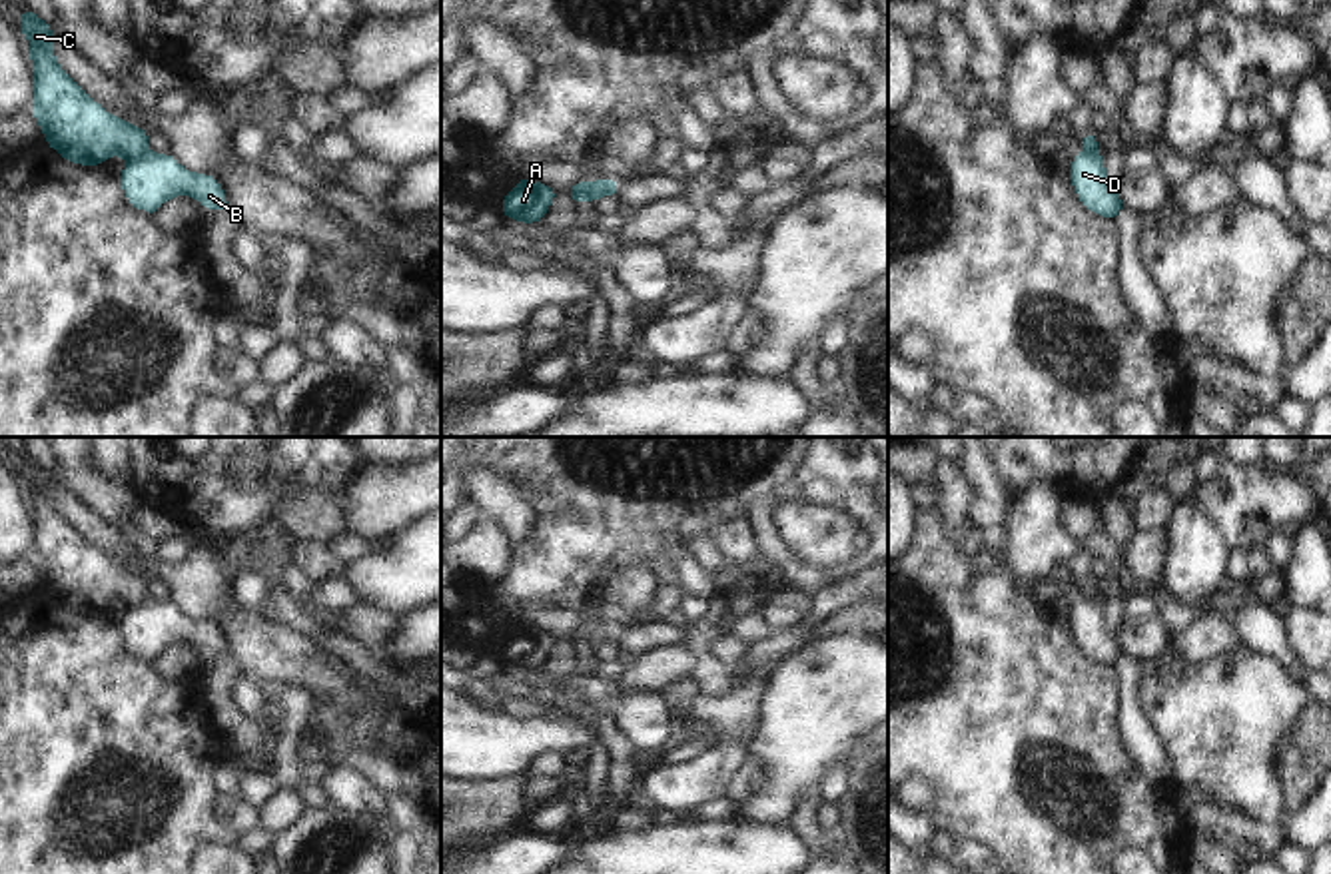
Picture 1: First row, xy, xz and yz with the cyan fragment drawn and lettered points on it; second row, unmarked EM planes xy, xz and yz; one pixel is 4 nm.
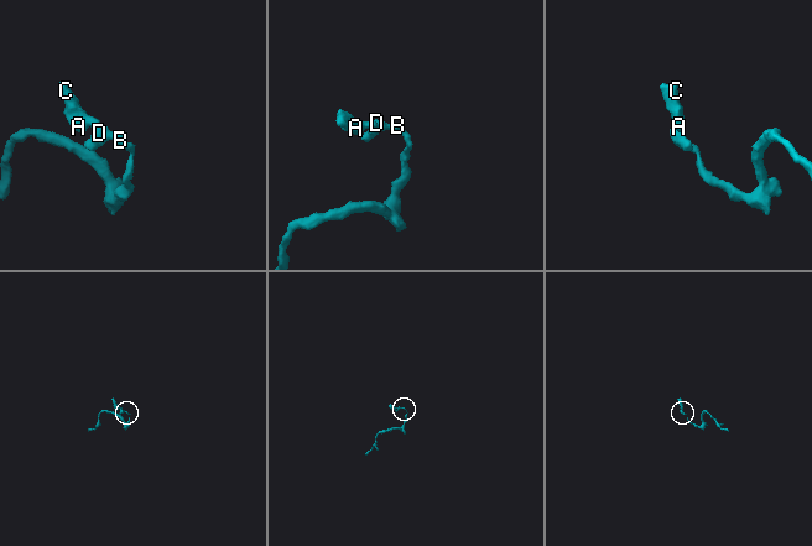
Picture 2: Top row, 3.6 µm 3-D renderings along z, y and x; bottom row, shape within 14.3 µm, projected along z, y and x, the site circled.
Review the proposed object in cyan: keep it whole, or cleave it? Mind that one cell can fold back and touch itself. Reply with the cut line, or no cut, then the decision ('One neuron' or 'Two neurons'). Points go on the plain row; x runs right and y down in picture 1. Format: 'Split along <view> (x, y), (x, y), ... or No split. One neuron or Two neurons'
Split along xy (146, 597), (128, 609). Two neurons.

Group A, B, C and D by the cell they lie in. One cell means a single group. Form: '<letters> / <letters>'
A C / B D

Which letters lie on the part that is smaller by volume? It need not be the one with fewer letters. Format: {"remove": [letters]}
{"remove": ["A", "C"]}

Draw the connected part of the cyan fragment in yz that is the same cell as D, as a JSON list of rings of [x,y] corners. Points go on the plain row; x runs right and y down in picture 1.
[[[1084,599],[1070,607],[1070,629],[1080,649],[1096,662],[1113,666],[1121,656],[1121,645],[1108,631],[1106,615],[1100,603]]]

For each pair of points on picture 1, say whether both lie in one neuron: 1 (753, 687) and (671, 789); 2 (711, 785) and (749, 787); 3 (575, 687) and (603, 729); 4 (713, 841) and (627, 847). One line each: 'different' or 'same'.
1: different
2: different
3: different
4: same

